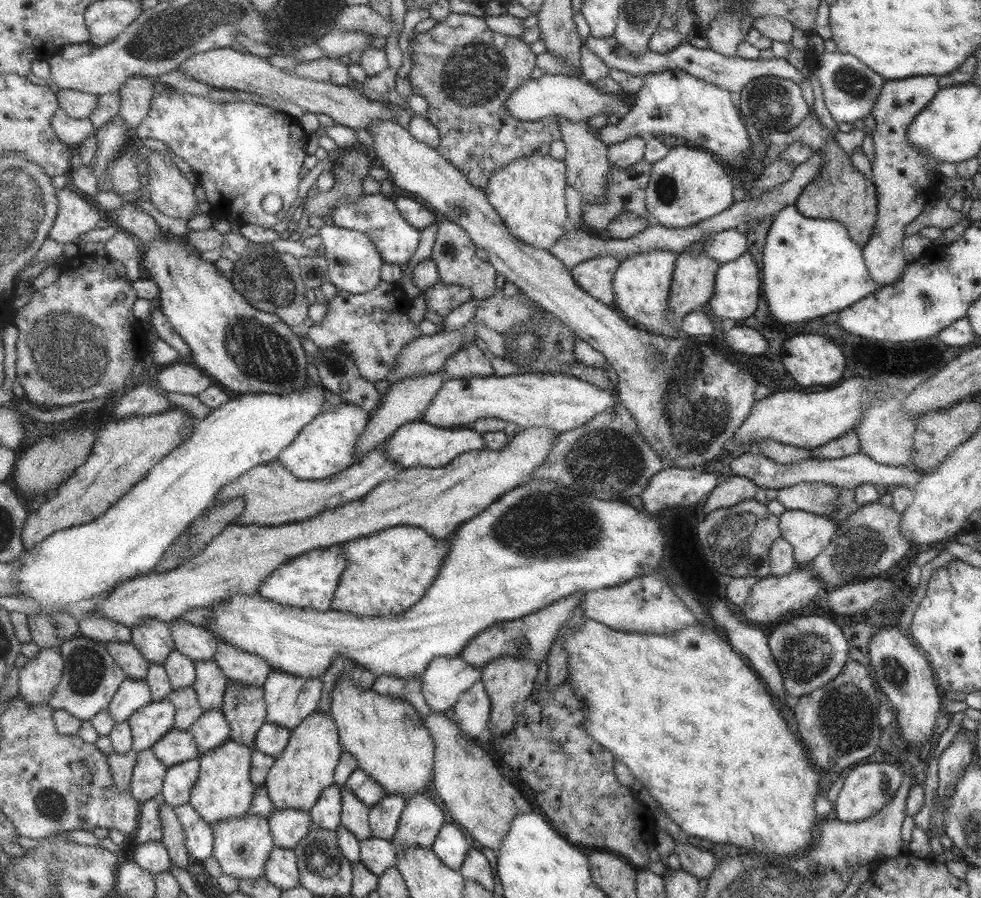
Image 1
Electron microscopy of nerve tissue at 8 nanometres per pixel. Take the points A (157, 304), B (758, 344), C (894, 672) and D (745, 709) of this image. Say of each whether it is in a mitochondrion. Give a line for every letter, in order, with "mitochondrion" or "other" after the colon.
A: other
B: other
C: mitochondrion
D: other

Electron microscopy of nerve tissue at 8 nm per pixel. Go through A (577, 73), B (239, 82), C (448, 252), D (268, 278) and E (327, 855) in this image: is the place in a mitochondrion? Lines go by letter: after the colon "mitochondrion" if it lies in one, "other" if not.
A: other
B: other
C: mitochondrion
D: mitochondrion
E: mitochondrion

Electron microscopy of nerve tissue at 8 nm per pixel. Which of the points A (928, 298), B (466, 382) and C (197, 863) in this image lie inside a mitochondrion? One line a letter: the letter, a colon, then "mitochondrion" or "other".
A: mitochondrion
B: other
C: other

